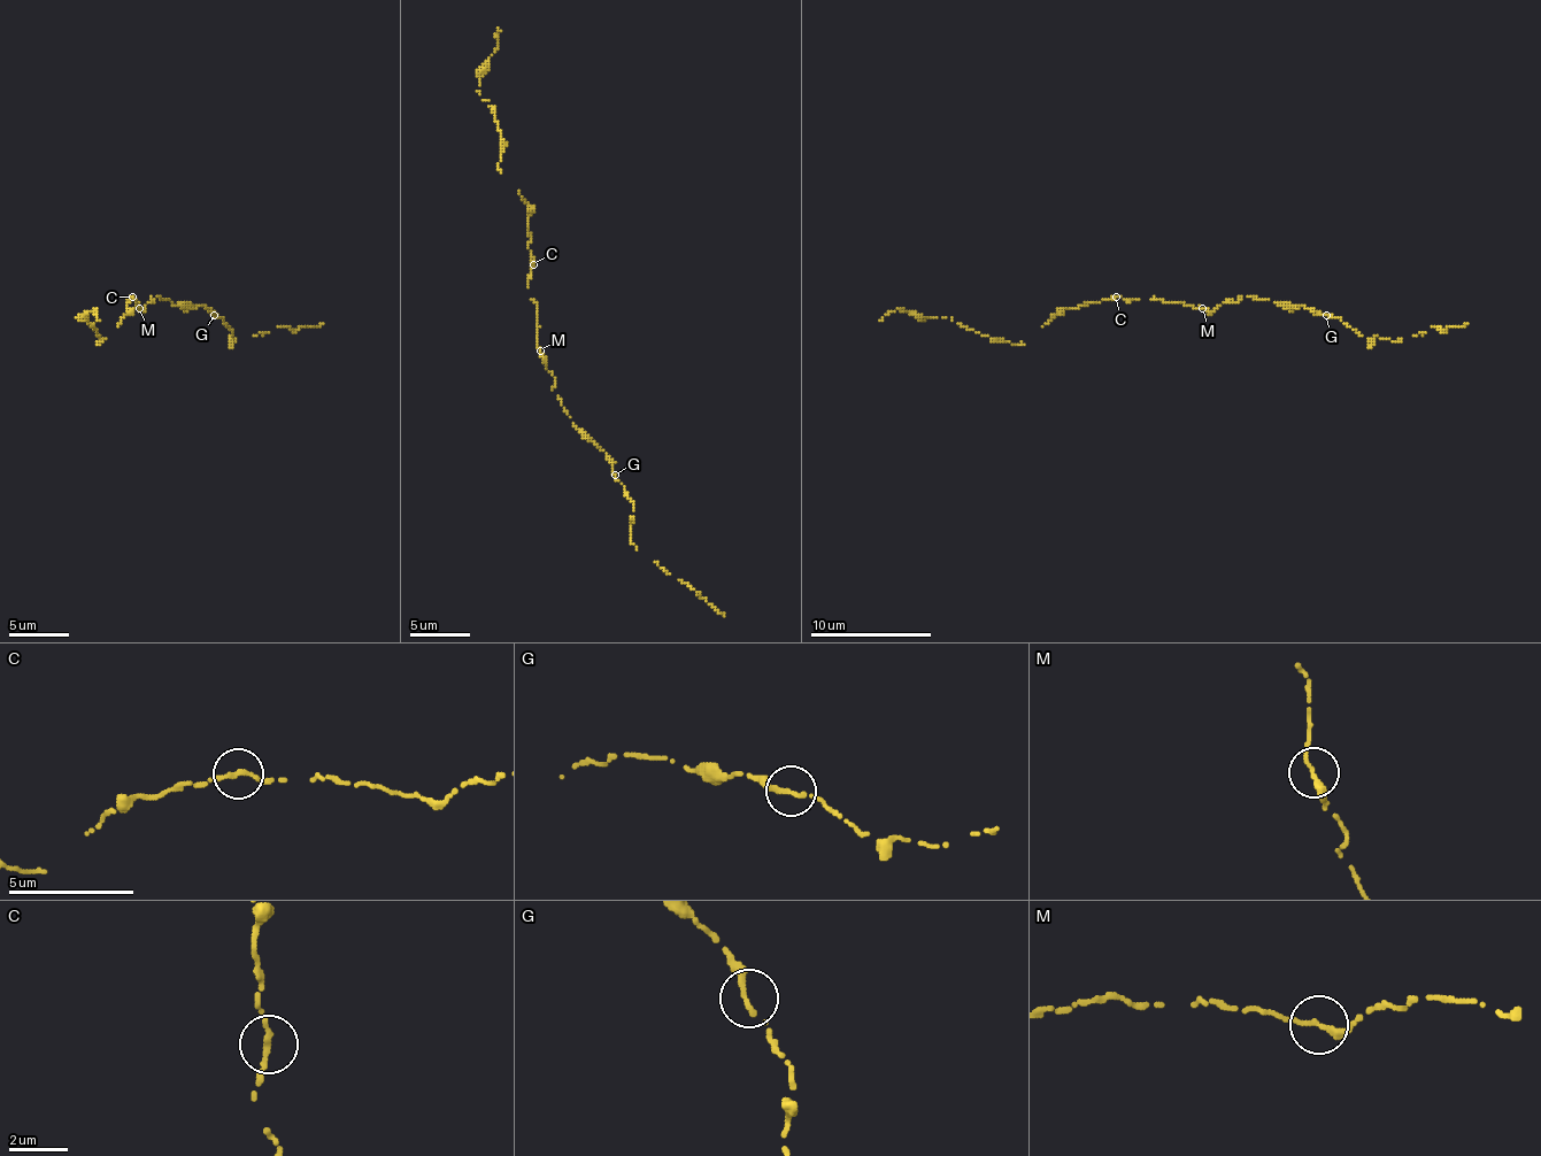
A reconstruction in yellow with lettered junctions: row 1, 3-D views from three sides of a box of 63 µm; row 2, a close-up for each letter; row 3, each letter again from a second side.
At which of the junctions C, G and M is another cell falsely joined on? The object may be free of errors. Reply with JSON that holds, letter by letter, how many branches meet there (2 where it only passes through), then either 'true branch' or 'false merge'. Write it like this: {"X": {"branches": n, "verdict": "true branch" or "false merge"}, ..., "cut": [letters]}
{"C": {"branches": 2, "verdict": "true branch"}, "G": {"branches": 1, "verdict": "true branch"}, "M": {"branches": 2, "verdict": "true branch"}, "cut": []}

